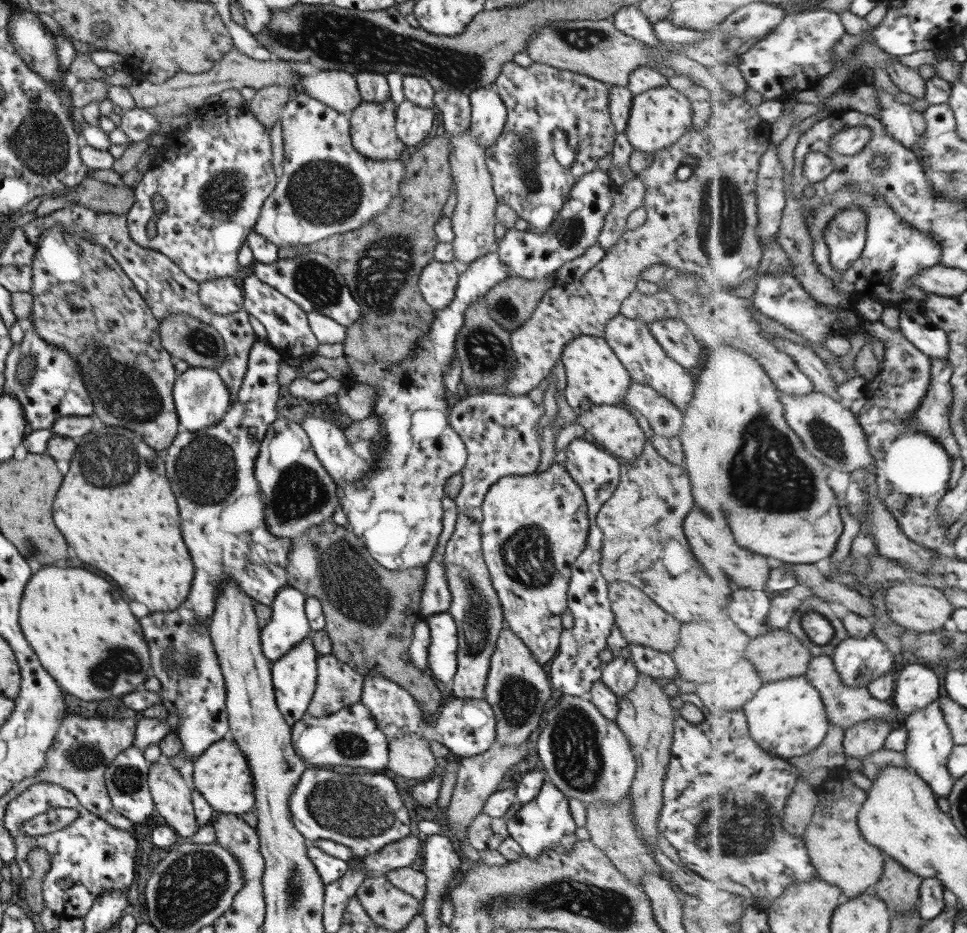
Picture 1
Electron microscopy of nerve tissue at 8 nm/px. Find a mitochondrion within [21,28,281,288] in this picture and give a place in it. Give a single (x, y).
(222, 197)

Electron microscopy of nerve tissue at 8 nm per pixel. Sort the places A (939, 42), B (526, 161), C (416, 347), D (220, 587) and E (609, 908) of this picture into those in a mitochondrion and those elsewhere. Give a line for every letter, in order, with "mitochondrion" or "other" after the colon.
A: other
B: mitochondrion
C: other
D: other
E: mitochondrion

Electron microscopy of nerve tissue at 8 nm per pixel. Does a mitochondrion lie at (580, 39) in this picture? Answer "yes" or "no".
yes

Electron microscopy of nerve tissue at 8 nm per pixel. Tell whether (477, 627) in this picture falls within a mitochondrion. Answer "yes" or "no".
yes

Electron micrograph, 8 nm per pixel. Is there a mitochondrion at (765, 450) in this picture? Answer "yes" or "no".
yes

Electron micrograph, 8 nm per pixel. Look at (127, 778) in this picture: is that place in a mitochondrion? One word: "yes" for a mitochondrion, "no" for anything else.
yes

